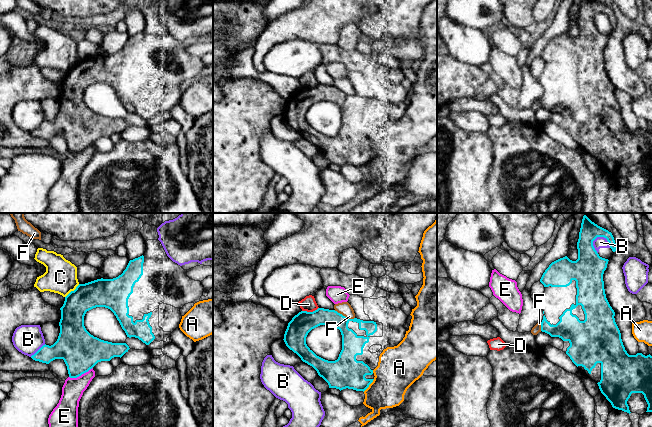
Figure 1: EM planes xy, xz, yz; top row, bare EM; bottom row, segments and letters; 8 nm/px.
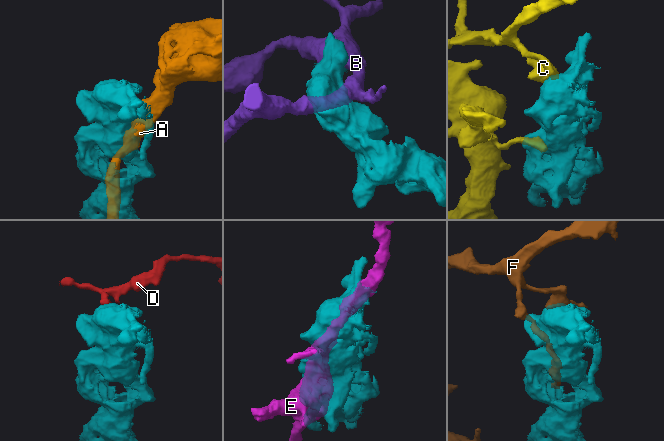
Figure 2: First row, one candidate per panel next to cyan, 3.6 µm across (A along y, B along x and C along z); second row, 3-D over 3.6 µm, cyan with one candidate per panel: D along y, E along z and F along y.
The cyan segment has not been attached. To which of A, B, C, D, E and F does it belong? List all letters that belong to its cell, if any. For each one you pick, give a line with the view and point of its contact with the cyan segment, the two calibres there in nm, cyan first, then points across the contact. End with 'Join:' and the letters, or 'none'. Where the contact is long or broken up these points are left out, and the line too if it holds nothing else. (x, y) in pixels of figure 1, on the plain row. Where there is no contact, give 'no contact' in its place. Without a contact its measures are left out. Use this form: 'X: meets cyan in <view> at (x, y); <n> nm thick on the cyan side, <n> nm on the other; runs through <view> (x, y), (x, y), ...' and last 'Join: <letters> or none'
Join: none

